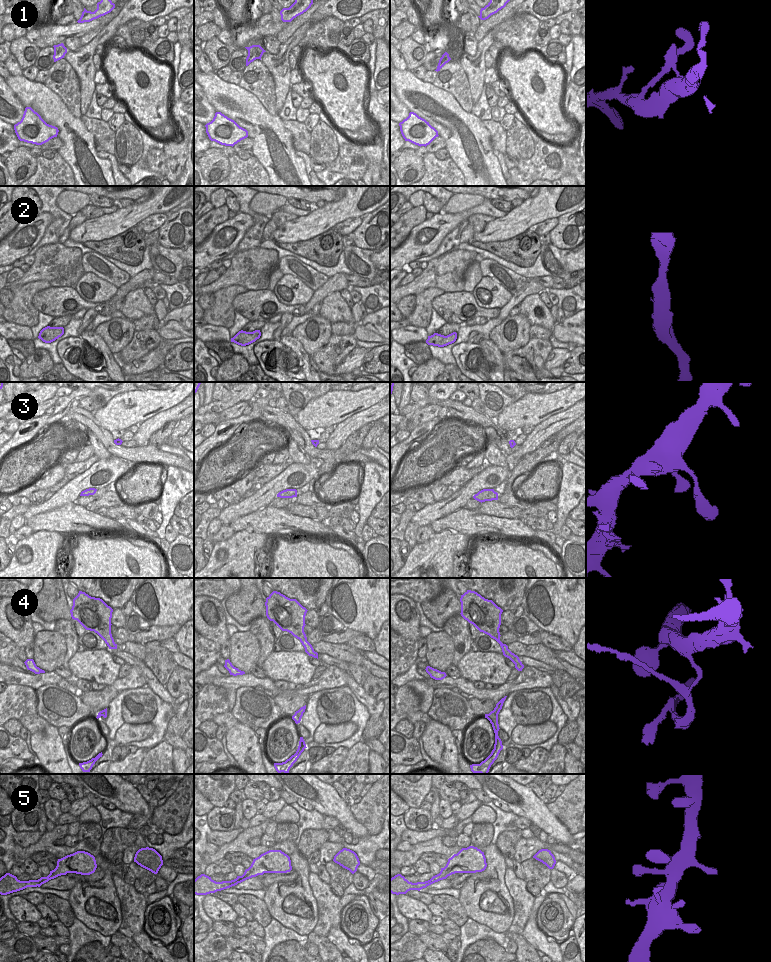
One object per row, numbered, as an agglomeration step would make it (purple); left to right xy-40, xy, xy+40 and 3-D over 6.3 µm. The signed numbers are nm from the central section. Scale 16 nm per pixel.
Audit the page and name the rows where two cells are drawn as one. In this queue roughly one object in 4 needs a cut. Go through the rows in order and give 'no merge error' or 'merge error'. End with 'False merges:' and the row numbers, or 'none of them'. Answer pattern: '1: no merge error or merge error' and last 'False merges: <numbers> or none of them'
1: no merge error
2: no merge error
3: no merge error
4: merge error
5: no merge error
False merges: 4

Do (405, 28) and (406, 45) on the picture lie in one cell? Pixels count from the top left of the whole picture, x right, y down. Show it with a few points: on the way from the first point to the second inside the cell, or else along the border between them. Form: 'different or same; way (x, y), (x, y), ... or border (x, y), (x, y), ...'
different; border (410, 35), (401, 41)

